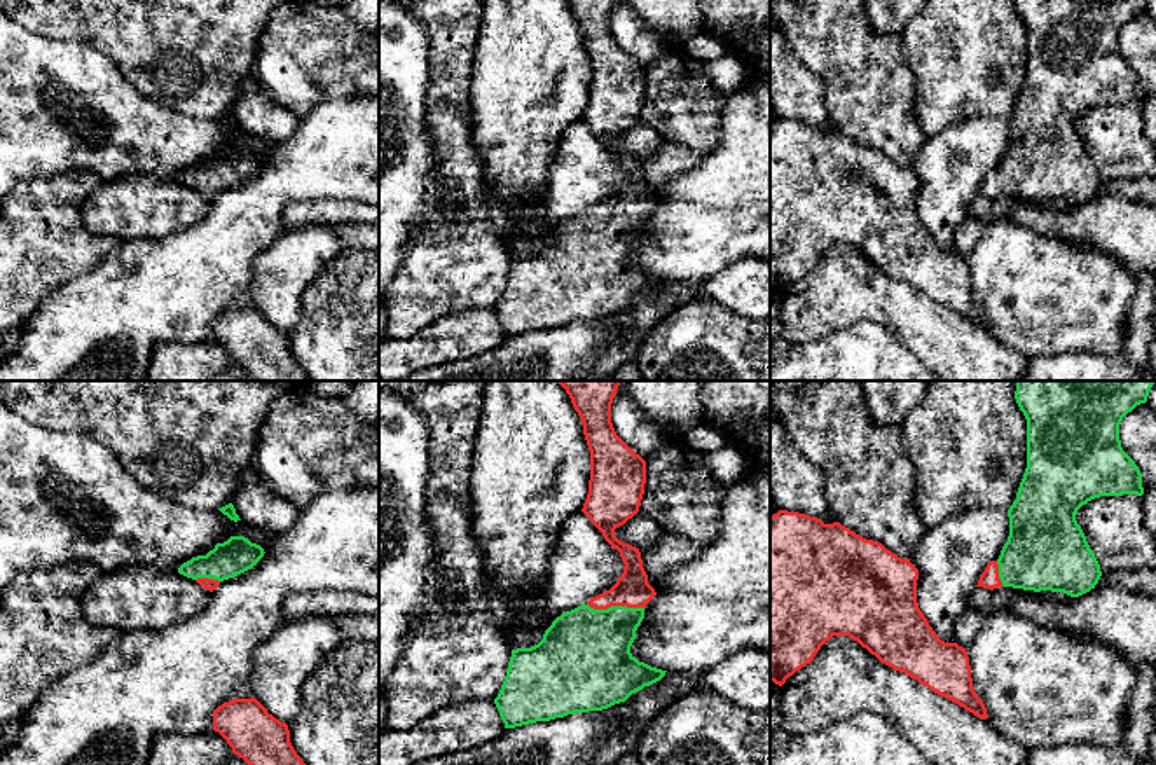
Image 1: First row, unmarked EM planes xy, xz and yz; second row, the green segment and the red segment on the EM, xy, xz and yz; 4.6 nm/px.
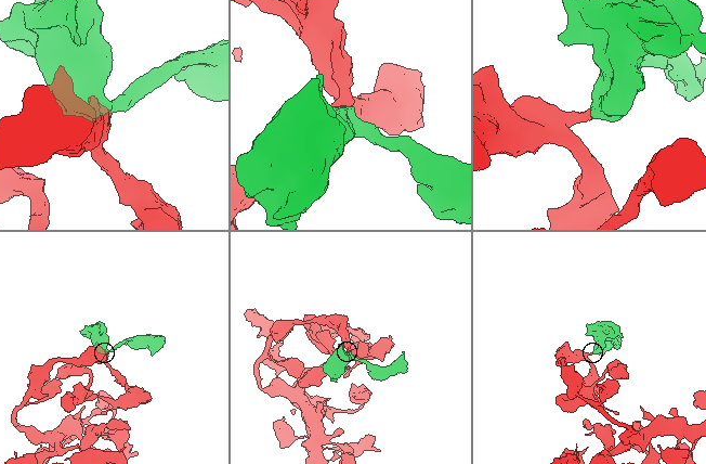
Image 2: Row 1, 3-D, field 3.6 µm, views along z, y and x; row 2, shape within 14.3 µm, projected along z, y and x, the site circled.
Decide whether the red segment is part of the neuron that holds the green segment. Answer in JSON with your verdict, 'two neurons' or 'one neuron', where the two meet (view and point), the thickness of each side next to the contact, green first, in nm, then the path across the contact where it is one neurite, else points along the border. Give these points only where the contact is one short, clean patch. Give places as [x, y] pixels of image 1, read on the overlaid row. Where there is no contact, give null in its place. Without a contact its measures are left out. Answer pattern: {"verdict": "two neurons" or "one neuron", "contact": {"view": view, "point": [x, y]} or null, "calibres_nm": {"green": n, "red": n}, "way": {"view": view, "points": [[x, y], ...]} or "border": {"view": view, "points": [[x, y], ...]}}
{"verdict": "one neuron", "contact": {"view": "xz", "point": [615, 606]}, "calibres_nm": {"green": 400, "red": 160}, "way": {"view": "xz", "points": [[585, 652], [615, 615], [615, 606], [631, 589]]}}

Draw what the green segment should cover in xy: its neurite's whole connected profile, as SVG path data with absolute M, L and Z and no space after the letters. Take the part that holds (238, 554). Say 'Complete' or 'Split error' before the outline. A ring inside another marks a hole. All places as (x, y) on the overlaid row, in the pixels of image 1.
Split error. M231 536L227 541L217 543L206 555L183 562L178 573L213 592L224 580L251 569L264 554L264 548L248 538Z

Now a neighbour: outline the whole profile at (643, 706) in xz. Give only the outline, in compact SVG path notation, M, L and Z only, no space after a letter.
M667 671L660 681L644 686L632 693L625 702L608 707L608 711L613 711L618 718L632 721L644 730L671 702L702 685L702 676L704 672L698 671Z

